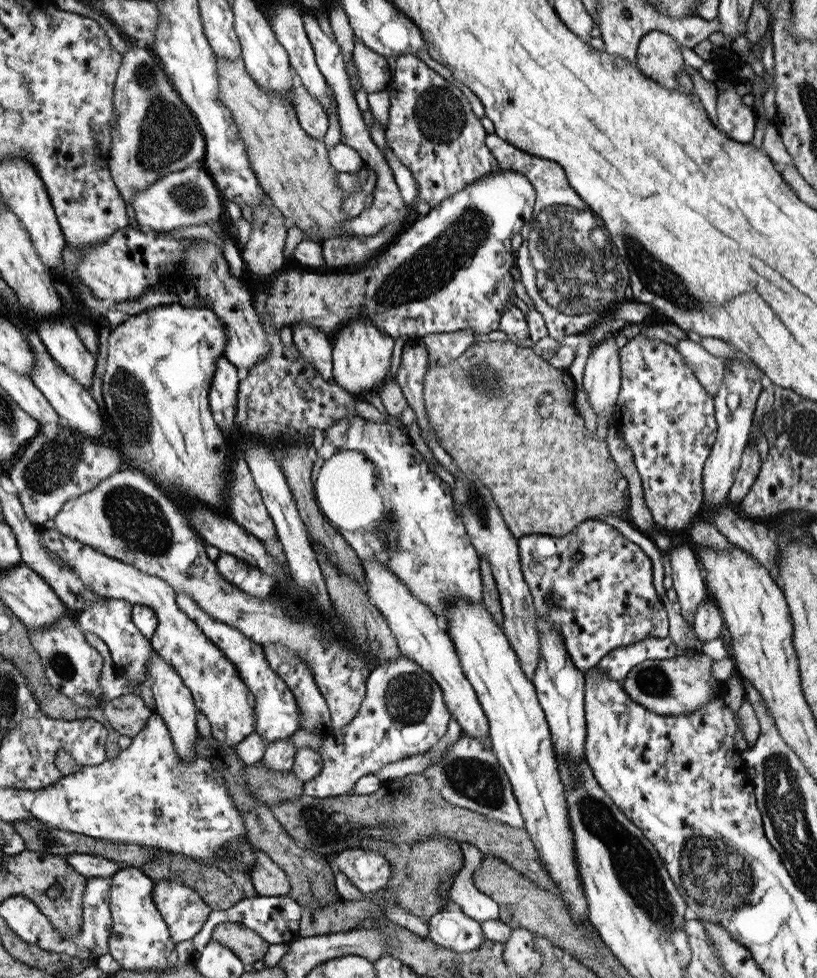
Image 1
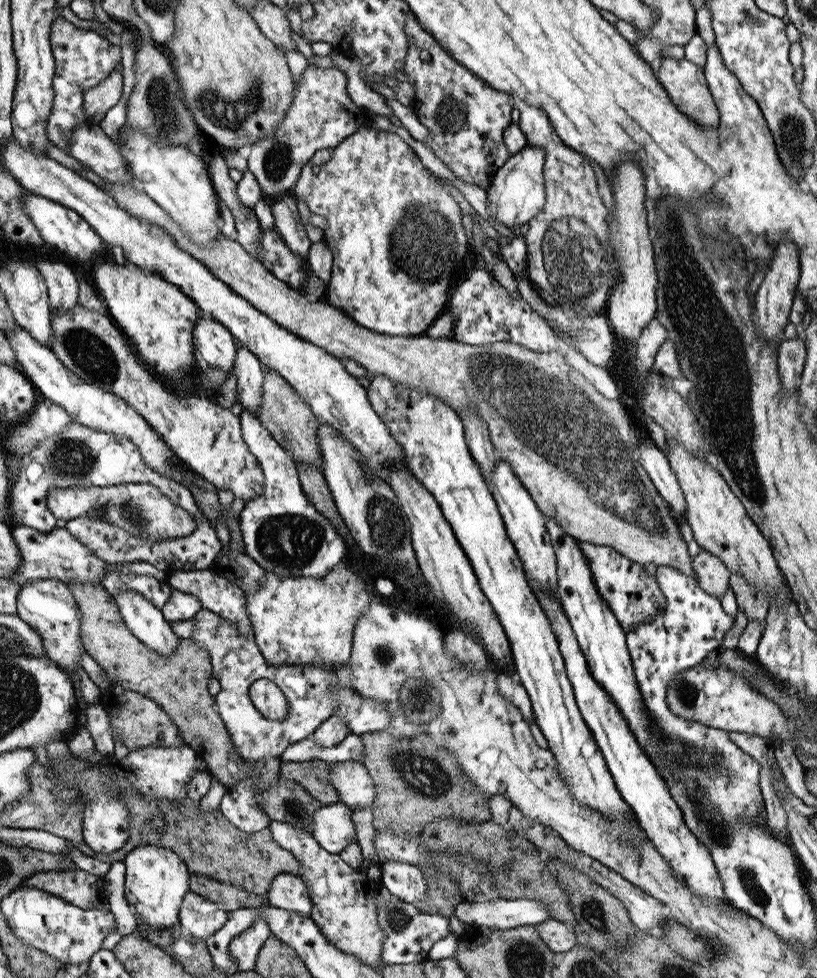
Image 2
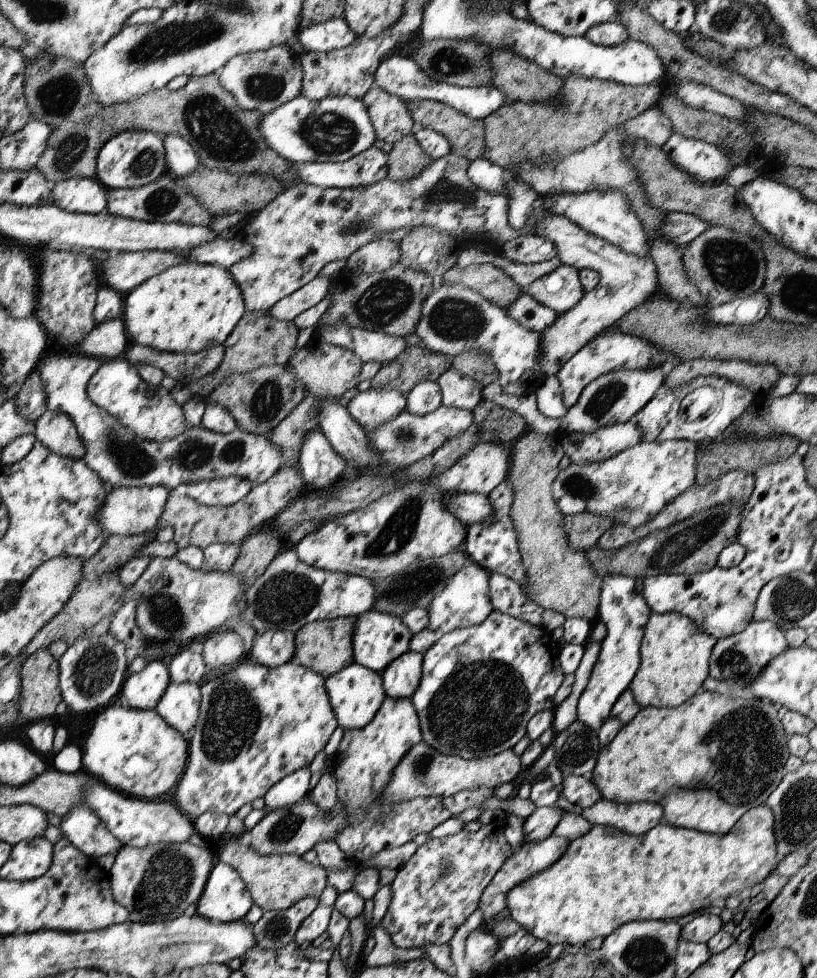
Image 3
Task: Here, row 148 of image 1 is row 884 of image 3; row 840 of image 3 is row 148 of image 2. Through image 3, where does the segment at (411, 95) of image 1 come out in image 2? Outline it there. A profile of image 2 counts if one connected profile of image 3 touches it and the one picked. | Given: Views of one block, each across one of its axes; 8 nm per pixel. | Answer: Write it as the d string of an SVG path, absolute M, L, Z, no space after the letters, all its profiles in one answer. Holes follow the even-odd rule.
M416 17L406 23L405 33L410 45L407 46L403 73L407 76L407 81L414 86L417 117L420 124L427 128L427 134L429 134L423 142L424 146L430 149L458 180L486 189L489 186L491 175L511 158L506 150L502 131L512 120L510 113L514 104L513 96L494 90L465 66L456 62L434 37L421 27Z

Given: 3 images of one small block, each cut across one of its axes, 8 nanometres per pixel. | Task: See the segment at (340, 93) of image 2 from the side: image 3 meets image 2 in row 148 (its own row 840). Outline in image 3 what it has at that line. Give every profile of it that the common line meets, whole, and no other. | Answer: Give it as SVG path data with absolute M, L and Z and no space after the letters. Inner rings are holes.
M310 796L298 800L295 804L284 806L279 810L267 812L252 830L250 830L250 842L254 848L254 852L261 854L292 854L303 856L308 851L317 847L322 840L335 840L350 826L350 816L344 810L344 804L338 800L334 810L324 812L322 808L318 808L318 804L314 804Z

